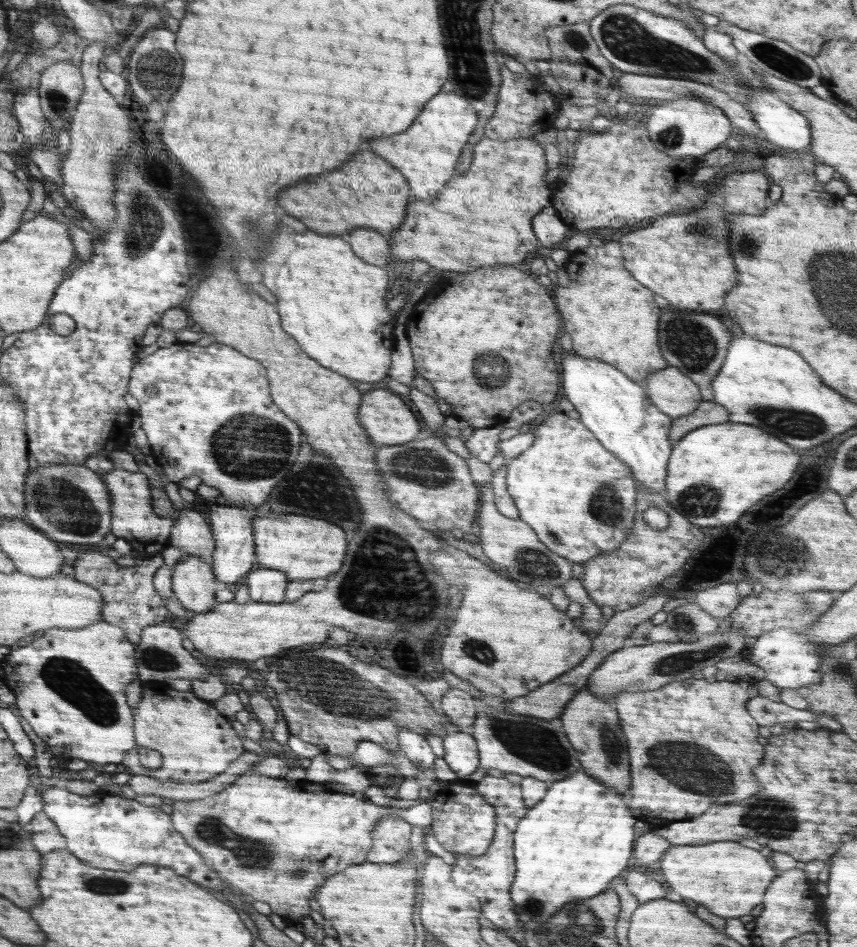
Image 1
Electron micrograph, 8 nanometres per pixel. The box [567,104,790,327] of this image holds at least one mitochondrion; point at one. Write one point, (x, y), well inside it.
(704, 229)

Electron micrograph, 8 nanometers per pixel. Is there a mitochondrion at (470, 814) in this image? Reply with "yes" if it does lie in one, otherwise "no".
no

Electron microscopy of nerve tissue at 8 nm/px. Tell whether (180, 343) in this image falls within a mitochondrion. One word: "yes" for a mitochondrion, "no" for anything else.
no

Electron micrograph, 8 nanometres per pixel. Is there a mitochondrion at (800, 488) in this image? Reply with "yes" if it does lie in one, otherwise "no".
no

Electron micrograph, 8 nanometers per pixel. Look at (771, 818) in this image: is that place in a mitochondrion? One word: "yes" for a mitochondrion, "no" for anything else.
yes

